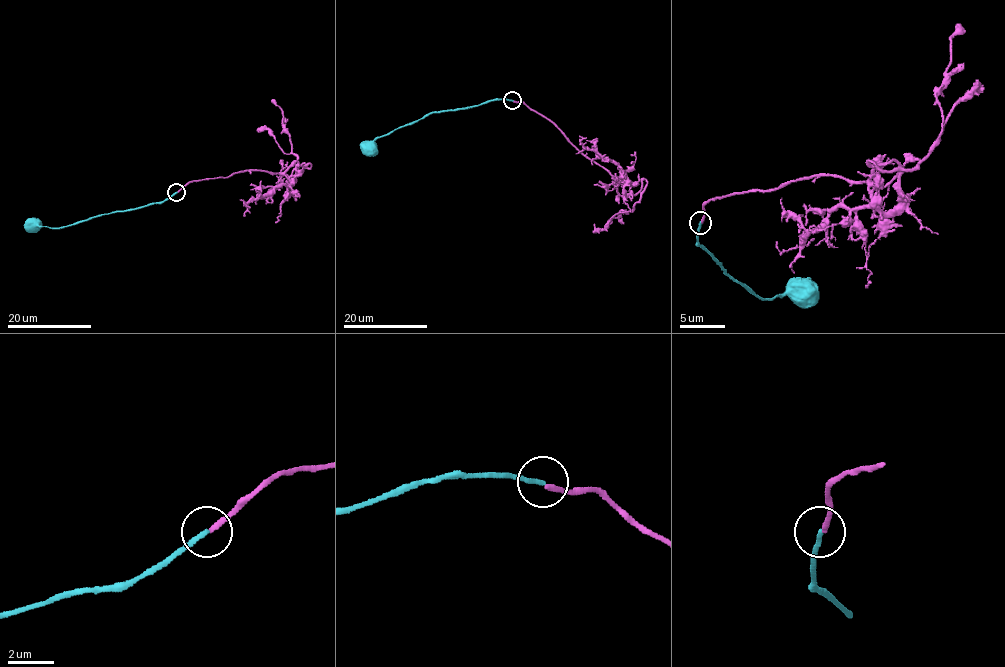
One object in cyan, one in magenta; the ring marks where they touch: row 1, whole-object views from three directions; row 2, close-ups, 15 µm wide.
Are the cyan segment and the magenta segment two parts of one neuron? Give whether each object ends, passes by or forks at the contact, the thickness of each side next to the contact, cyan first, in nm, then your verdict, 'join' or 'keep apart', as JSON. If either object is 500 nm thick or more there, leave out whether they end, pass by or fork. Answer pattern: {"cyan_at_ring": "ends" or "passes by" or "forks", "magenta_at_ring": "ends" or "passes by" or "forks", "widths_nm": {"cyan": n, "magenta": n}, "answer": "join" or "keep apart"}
{"cyan_at_ring": "ends", "magenta_at_ring": "ends", "widths_nm": {"cyan": 200, "magenta": 240}, "answer": "keep apart"}

